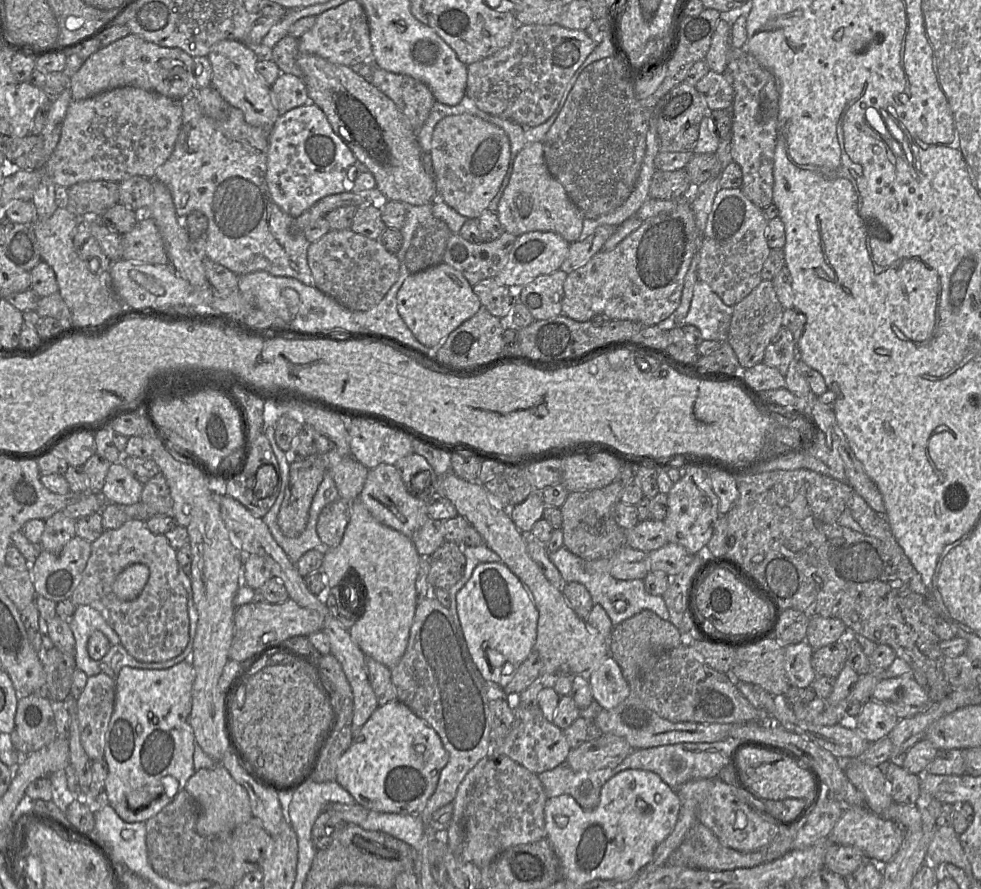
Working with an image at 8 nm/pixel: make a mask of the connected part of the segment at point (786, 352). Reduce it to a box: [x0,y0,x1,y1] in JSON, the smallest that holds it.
[763,327,798,376]

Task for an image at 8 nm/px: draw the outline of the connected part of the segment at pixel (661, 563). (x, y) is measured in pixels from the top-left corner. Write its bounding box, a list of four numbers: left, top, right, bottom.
[648,543,693,578]

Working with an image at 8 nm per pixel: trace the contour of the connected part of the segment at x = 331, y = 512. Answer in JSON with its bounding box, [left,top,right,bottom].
[317,498,353,549]

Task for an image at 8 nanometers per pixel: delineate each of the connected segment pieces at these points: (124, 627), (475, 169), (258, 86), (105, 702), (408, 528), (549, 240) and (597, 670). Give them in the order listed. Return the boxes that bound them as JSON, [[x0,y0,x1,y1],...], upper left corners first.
[[69,519,190,663],[428,114,510,219],[208,39,280,132],[75,673,115,761],[359,463,429,537],[495,231,570,286],[586,655,631,709]]

